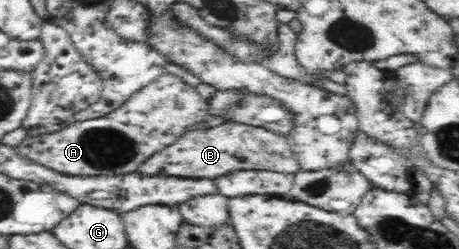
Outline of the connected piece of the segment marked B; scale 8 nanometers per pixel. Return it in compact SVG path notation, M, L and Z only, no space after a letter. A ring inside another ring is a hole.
M226 122L214 128L186 132L172 146L148 158L138 168L138 172L148 174L148 176L184 176L184 178L188 176L218 178L234 170L254 170L254 168L274 170L274 172L296 172L300 168L298 168L298 162L294 160L294 152L290 150L286 137L273 131L268 132L267 129L261 127ZM258 138L260 138L260 146L258 146Z

